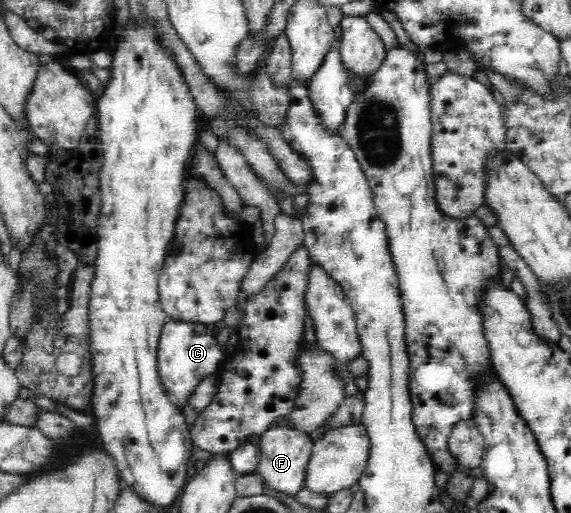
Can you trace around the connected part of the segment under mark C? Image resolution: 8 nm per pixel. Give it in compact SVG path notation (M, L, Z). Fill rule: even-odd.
M173 320L162 329L157 350L161 380L182 408L188 404L190 393L196 390L202 378L218 375L227 357L224 347L218 346L215 336L204 325Z

